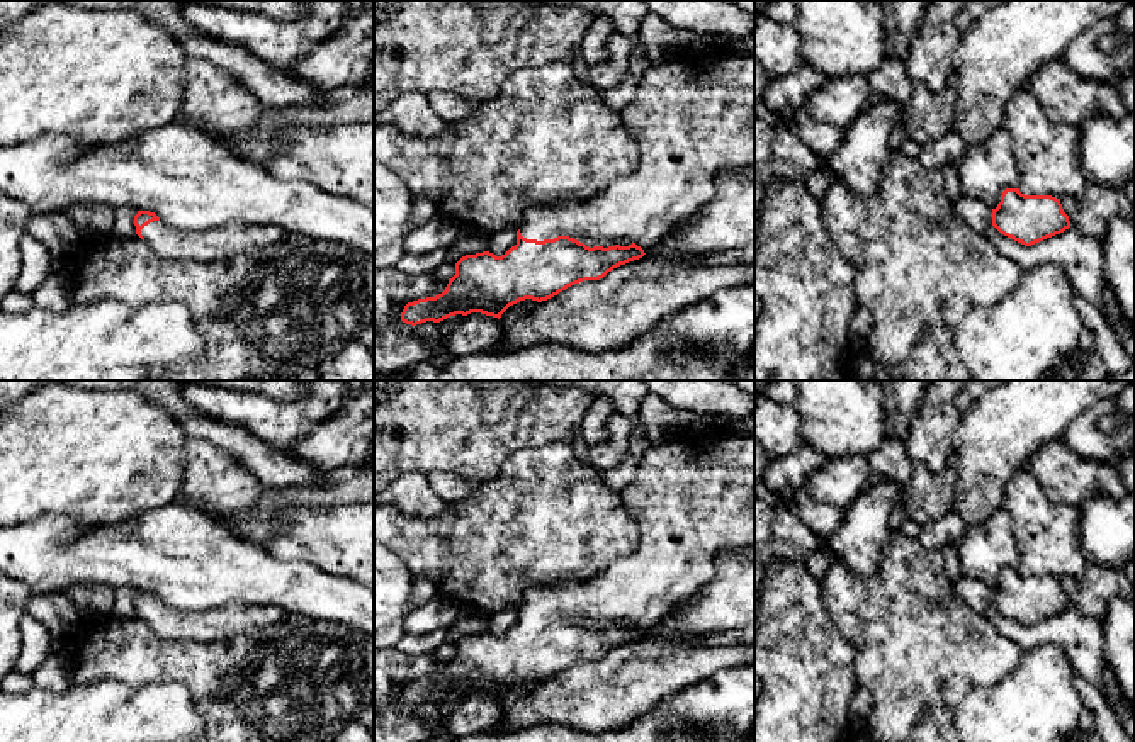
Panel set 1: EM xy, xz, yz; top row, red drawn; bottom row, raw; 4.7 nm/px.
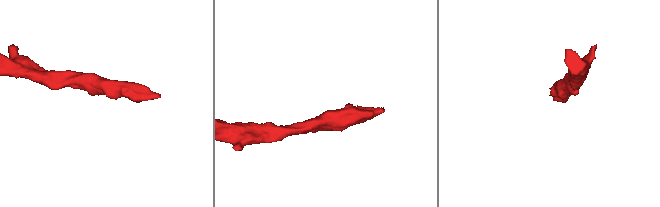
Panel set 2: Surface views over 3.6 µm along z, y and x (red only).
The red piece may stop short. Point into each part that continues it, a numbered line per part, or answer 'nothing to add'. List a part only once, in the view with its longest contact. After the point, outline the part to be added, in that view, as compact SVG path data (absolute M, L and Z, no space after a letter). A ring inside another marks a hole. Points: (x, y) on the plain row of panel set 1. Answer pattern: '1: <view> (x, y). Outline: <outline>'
1: xz (694, 500). Outline: M737 435L688 436L651 445L620 501L639 531L639 547L593 576L525 589L520 613L527 620L629 620L642 630L664 618L683 594L693 594L715 574L717 555L754 545L754 438Z

